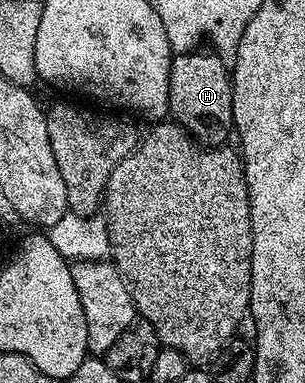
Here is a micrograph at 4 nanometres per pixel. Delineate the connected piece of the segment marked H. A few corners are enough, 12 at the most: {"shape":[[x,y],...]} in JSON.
{"shape":[[215,52],[173,56],[168,111],[193,141],[234,133],[230,69]]}

